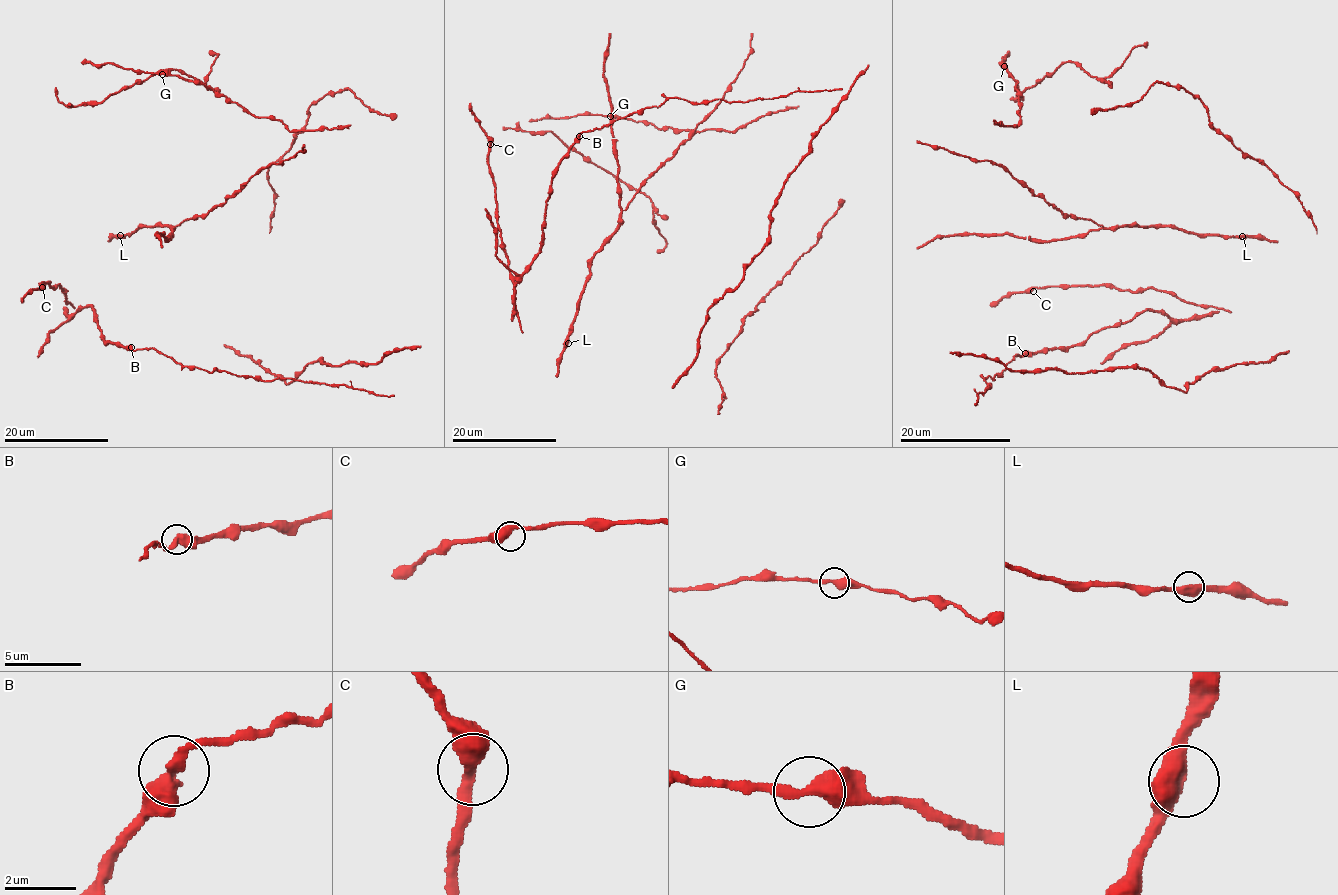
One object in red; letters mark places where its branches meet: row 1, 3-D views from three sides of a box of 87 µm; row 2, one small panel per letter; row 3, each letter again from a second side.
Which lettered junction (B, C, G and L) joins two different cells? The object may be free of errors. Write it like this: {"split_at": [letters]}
{"split_at": ["B"]}

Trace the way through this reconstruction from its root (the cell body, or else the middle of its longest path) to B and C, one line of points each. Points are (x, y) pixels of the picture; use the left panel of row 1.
B: (73, 303), (67, 303), (67, 315), (91, 306), (101, 337), (105, 341), (130, 346)
C: (73, 303), (65, 301), (66, 294), (58, 285), (53, 287), (48, 282), (41, 282), (42, 287)

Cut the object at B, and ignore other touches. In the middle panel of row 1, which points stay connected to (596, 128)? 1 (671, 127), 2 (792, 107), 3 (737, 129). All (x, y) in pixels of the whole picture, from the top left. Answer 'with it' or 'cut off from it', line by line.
1: cut off from it
2: cut off from it
3: cut off from it

